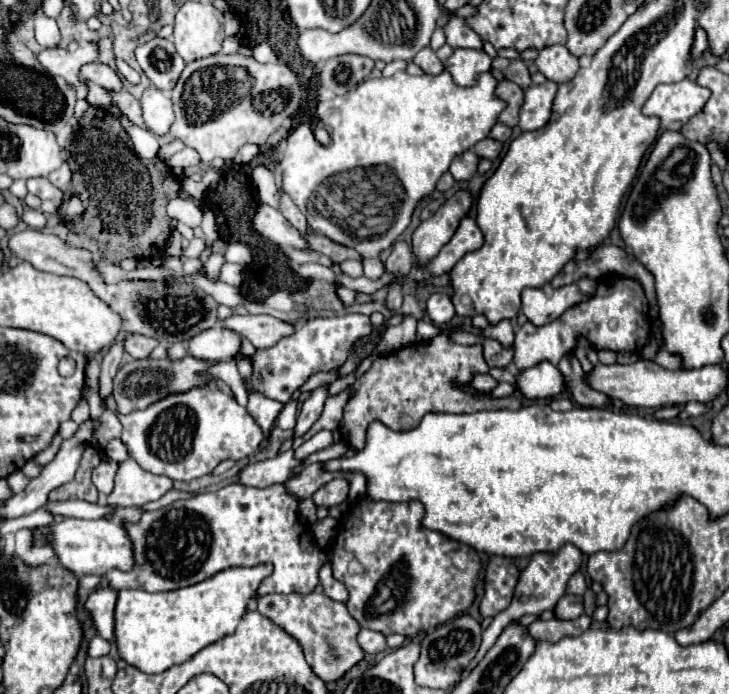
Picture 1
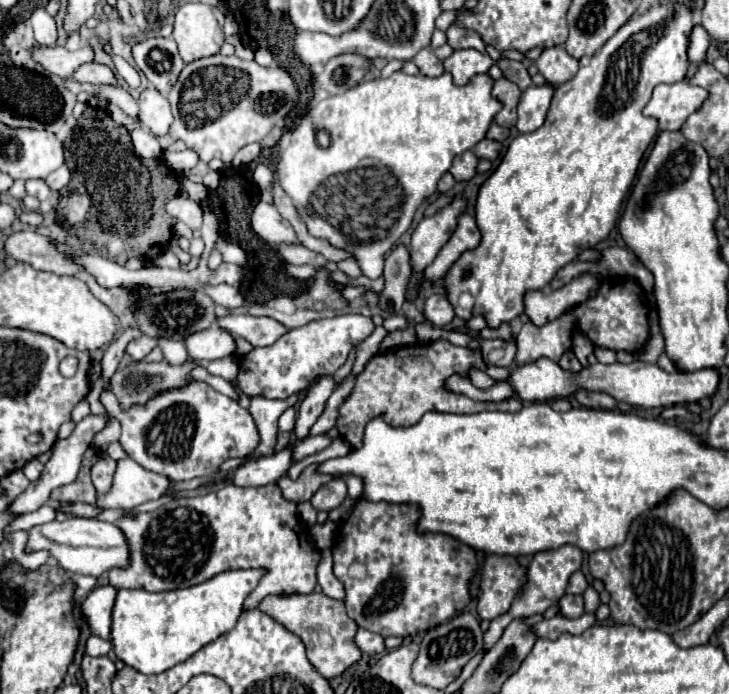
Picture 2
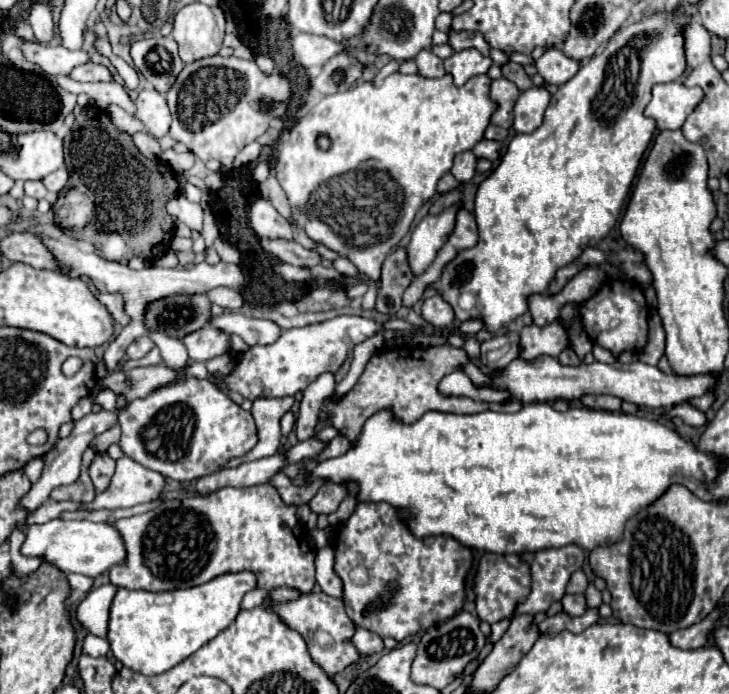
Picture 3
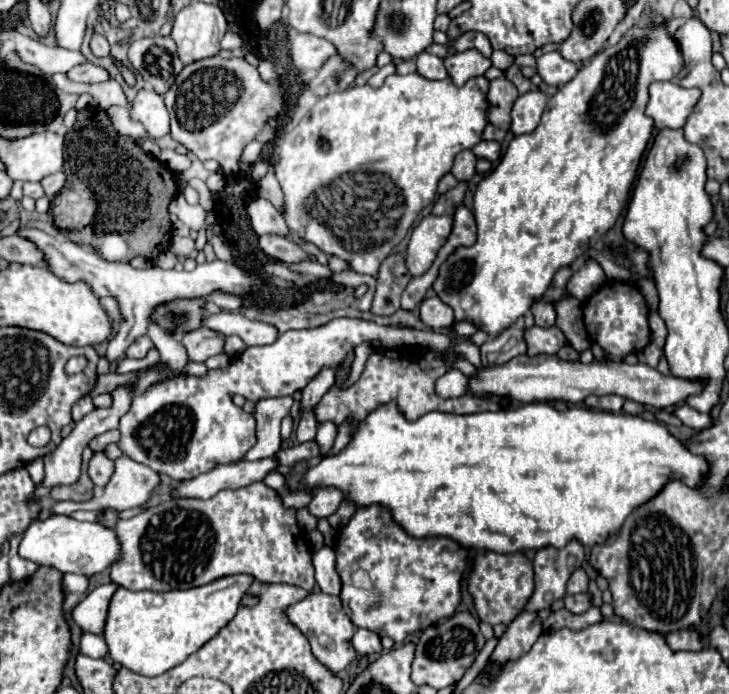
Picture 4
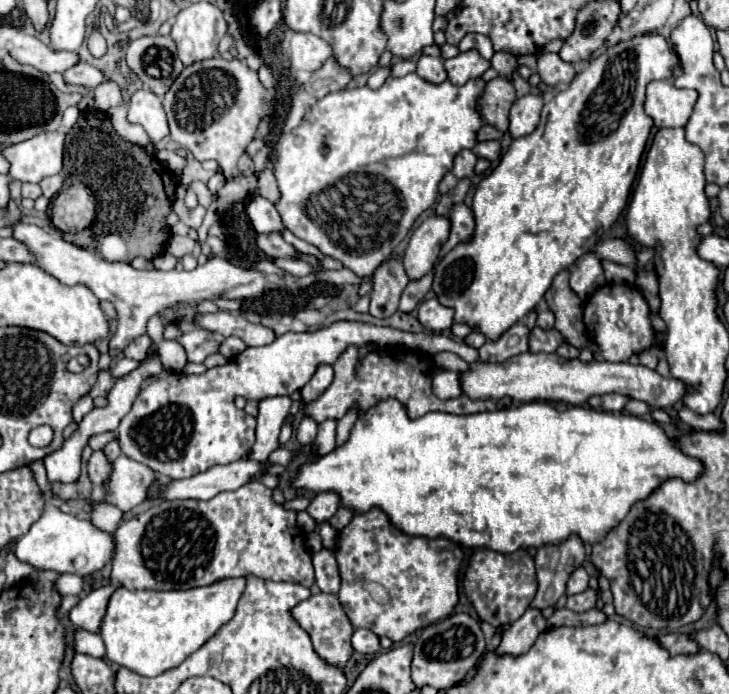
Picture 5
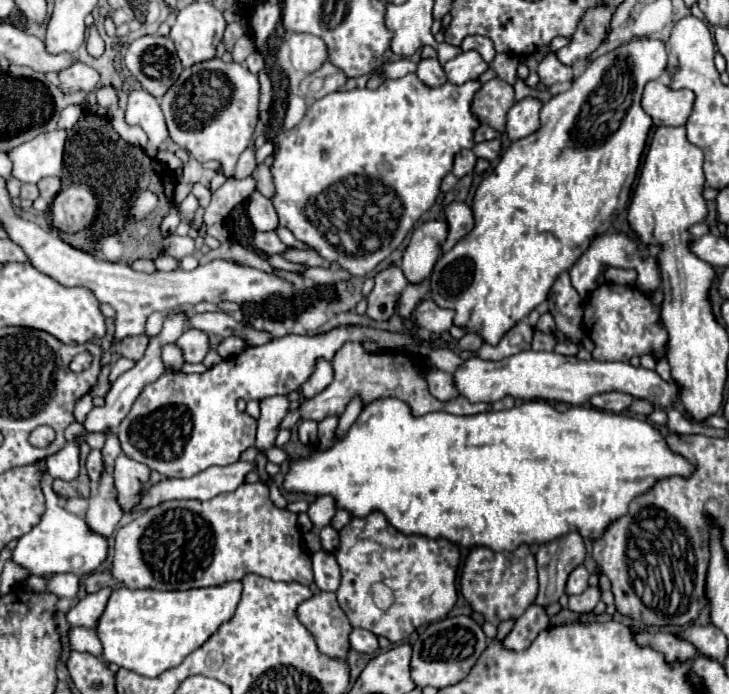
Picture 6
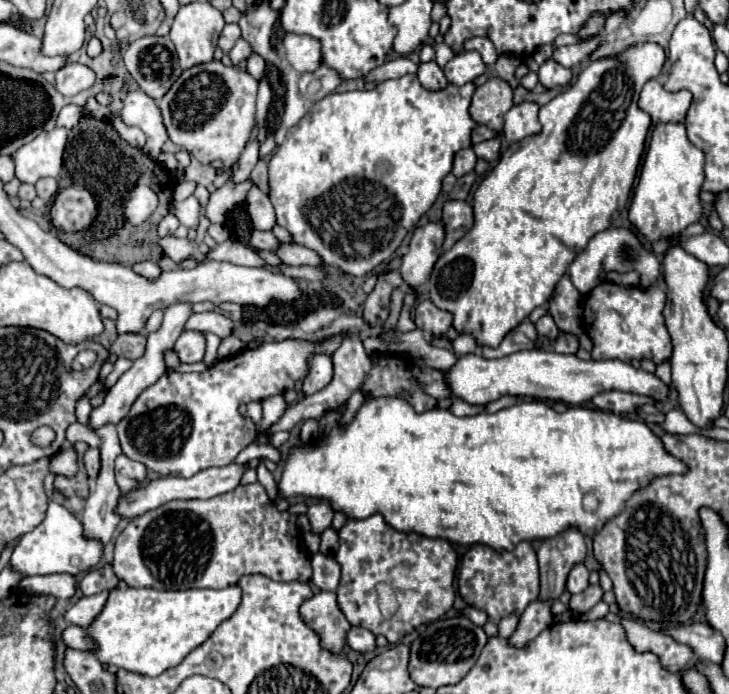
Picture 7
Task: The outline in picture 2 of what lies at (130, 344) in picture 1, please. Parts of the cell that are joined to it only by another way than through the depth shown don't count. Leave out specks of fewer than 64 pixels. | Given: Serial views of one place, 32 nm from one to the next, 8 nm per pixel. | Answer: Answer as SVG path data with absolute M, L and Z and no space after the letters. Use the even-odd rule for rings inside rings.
M140 336L140 338L132 340L132 344L128 344L126 352L132 356L132 360L142 360L154 346L156 346L156 340L154 338Z

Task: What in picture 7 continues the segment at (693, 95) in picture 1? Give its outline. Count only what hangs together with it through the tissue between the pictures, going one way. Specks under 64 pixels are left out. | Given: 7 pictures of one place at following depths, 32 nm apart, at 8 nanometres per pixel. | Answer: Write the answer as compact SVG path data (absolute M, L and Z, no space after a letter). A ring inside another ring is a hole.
M650 80L644 84L640 98L638 98L638 108L650 114L652 124L660 122L684 122L688 104L692 102L690 92L668 92L658 80Z

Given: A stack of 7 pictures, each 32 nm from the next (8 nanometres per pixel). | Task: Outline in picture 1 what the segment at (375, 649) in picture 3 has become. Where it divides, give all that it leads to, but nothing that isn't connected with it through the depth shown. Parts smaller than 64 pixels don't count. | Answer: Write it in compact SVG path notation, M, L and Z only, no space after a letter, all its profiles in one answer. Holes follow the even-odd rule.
M362 628L358 632L358 644L366 654L378 654L378 652L384 652L388 648L386 638L380 636L380 632L372 632L368 628Z

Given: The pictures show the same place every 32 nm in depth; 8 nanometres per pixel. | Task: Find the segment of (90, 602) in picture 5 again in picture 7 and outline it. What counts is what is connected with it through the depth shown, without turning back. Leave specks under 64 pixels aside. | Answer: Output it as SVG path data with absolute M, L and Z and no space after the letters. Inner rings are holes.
M100 592L96 596L80 598L72 608L68 608L64 612L64 620L68 624L76 624L76 626L86 628L100 614L100 608L104 608L106 598L108 598L108 592Z

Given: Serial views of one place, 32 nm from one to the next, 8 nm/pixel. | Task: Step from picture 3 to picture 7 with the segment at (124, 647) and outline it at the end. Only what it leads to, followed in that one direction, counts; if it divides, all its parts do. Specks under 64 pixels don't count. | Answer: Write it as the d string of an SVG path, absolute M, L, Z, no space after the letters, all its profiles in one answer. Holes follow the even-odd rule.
M236 584L224 590L156 590L156 588L114 588L102 612L86 628L94 642L92 654L102 664L114 664L134 674L158 676L178 666L190 650L200 646L240 604Z

